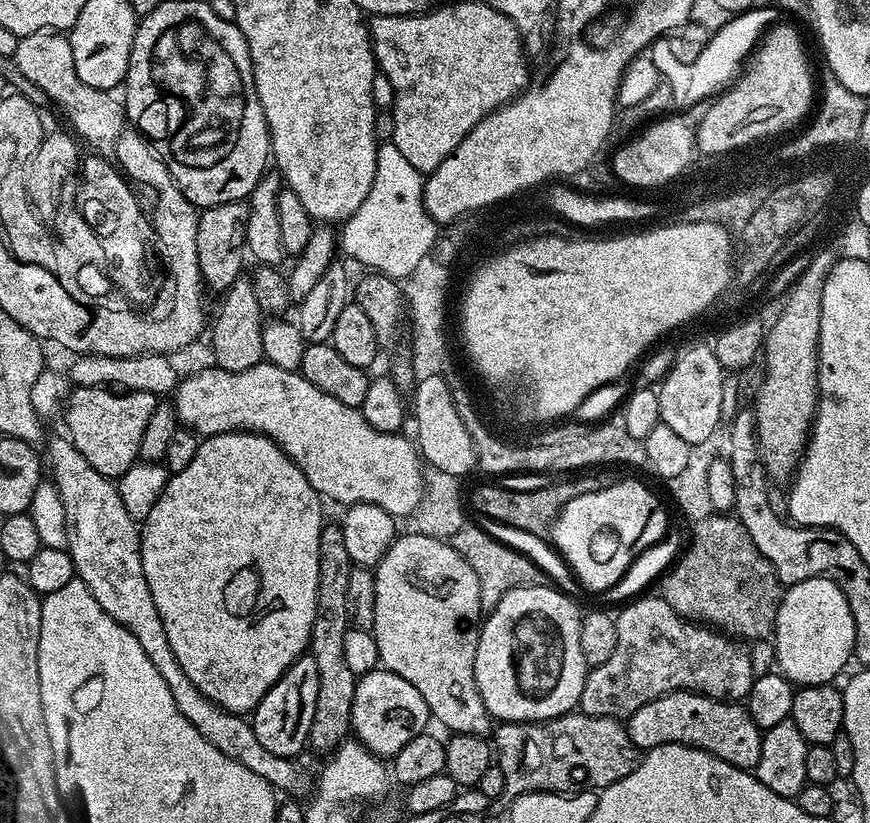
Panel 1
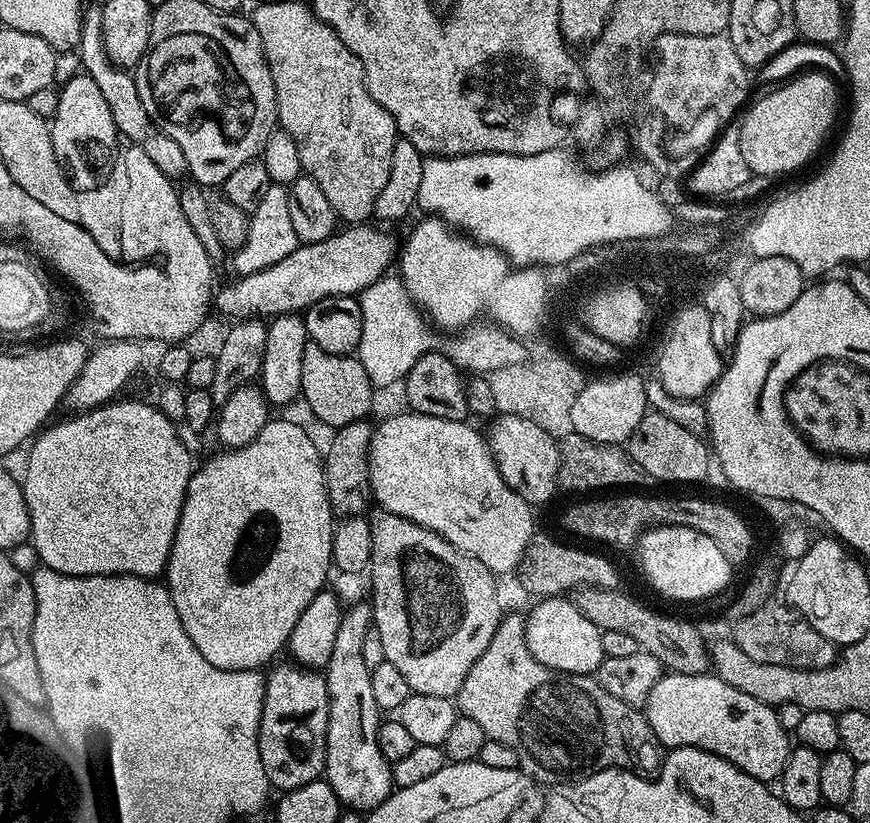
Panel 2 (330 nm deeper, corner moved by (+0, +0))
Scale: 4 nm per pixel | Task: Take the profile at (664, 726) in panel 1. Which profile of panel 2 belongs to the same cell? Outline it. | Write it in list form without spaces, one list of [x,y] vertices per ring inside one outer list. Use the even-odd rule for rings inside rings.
[[[714,674],[661,675],[654,690],[650,690],[646,715],[665,749],[706,750],[765,782],[779,781],[788,761],[790,733],[782,730],[776,708],[758,702],[758,698],[750,698],[750,694],[742,694],[742,690],[734,690],[730,682],[722,682]]]

